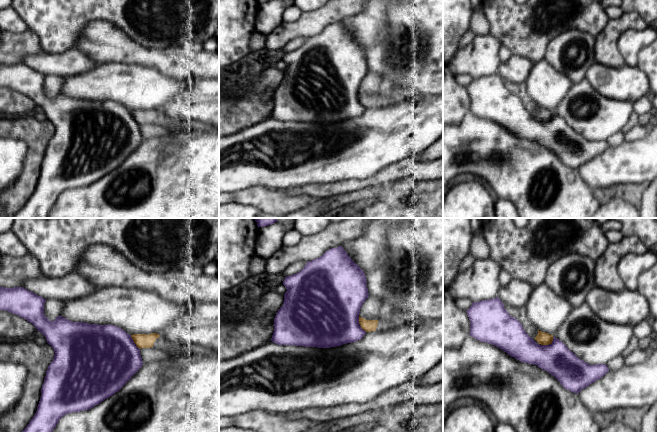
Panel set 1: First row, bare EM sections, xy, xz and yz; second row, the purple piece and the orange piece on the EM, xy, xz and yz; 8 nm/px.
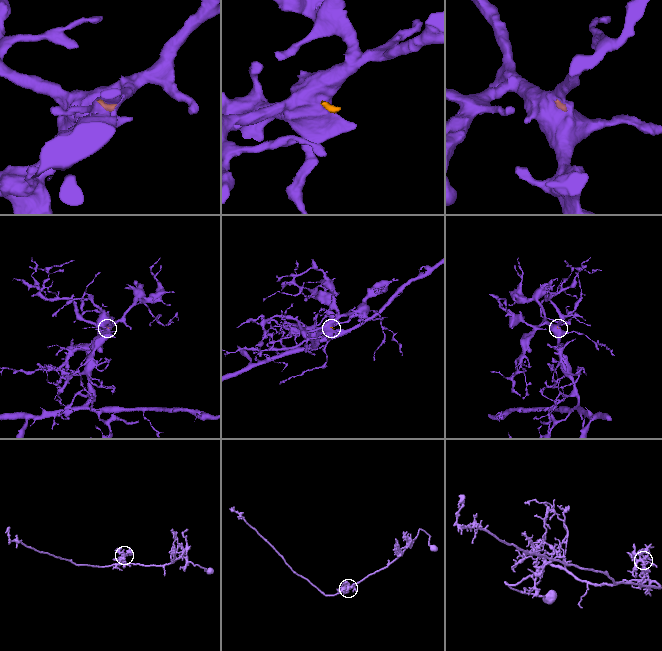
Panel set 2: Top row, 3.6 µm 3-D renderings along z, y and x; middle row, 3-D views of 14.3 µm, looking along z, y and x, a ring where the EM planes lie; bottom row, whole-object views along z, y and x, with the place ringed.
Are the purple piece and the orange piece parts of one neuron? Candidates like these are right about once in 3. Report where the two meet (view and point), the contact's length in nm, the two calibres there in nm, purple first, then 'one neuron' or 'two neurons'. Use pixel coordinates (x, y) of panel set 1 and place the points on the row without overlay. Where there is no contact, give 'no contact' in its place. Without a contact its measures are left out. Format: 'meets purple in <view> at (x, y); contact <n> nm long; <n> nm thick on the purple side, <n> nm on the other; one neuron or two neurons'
meets purple in xz at (359, 100); contact 140 nm long; 480 nm thick on the purple side, 90 nm on the other; two neurons

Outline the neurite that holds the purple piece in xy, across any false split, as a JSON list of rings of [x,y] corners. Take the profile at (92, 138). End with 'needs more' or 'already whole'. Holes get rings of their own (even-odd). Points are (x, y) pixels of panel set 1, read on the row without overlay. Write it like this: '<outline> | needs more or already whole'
[[[0,63],[0,86],[16,90],[41,108],[54,125],[37,187],[27,203],[10,218],[48,218],[58,197],[66,190],[89,186],[118,168],[142,143],[140,125],[131,111],[114,101],[73,98],[62,92],[50,97],[44,91],[46,76],[23,64]]] | already whole

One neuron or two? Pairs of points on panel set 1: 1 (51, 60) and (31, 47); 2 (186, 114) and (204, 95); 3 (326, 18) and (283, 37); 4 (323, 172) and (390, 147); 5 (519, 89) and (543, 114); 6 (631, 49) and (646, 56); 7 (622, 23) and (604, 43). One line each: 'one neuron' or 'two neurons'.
1: two neurons
2: one neuron
3: one neuron
4: one neuron
5: one neuron
6: two neurons
7: one neuron

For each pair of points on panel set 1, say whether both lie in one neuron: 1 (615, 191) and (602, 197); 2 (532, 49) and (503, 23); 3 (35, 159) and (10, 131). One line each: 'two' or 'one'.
1: one
2: one
3: one

